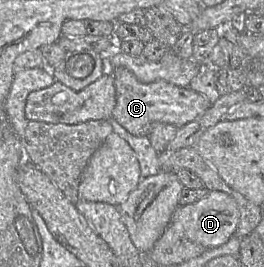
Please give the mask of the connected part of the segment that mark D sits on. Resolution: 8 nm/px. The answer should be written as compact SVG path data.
M209 191L201 200L178 206L172 216L172 223L180 223L187 239L204 248L219 247L234 235L239 223L239 210L236 201L221 191Z

